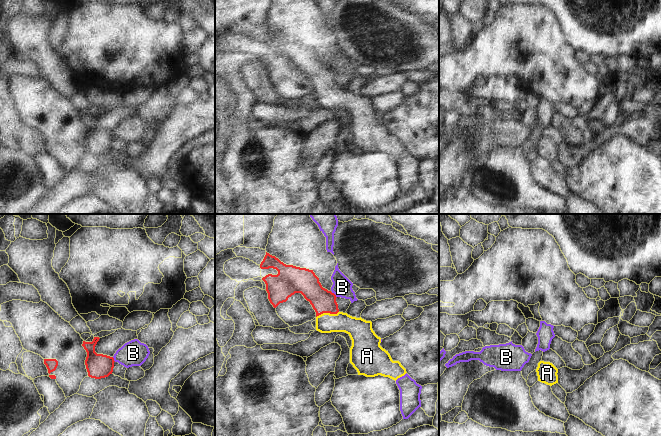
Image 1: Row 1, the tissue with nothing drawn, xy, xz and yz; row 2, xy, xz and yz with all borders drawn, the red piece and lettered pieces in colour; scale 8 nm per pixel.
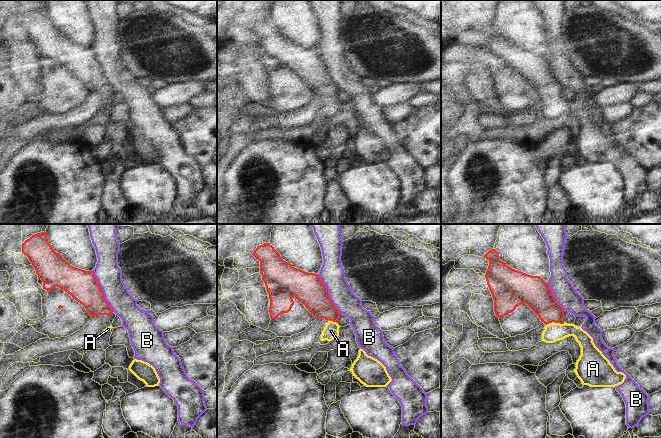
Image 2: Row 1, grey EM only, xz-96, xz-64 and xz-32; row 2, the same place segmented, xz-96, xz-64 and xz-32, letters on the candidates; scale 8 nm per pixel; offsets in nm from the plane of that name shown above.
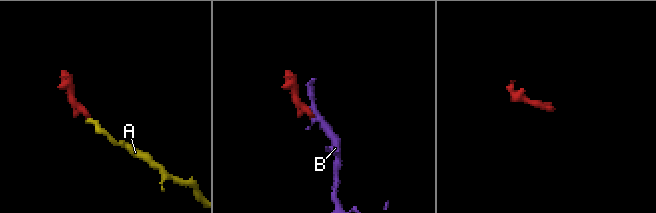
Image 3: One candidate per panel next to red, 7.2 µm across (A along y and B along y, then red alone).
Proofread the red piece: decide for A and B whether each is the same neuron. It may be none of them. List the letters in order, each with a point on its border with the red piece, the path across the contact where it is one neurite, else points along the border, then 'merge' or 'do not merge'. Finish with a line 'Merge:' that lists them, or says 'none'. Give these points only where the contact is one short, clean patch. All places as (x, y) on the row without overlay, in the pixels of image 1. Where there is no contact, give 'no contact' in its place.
A: contact xz (327, 88); way xz (323, 77), (327, 88), (336, 97), (341, 98); merge
B: contact xz (334, 70); border xz (331, 68), (336, 73); do not merge
Merge: A

